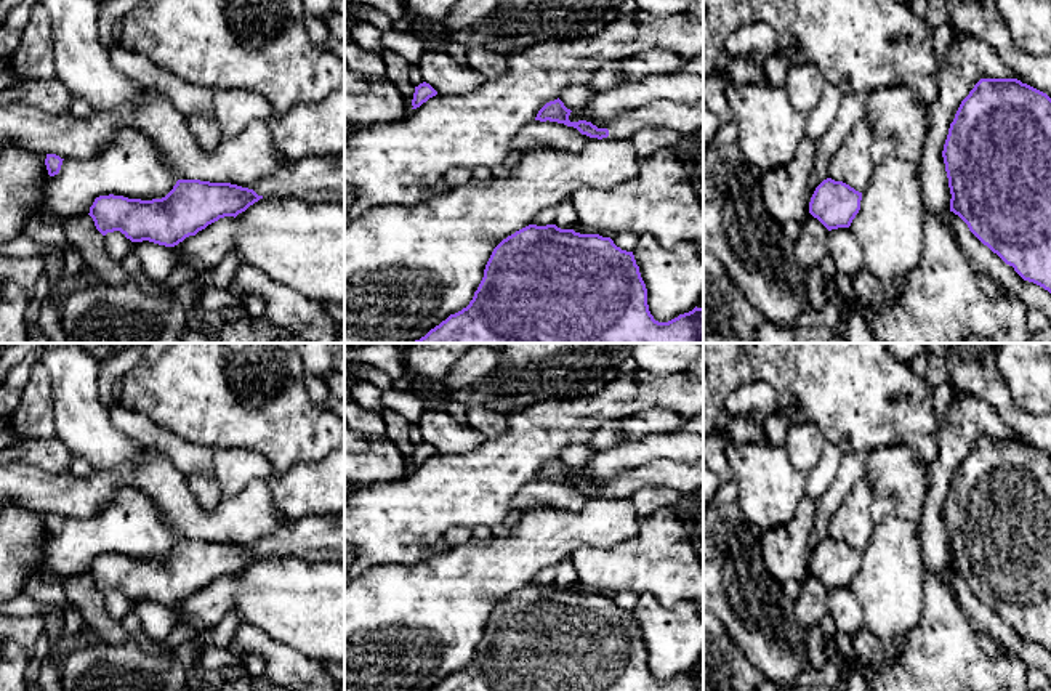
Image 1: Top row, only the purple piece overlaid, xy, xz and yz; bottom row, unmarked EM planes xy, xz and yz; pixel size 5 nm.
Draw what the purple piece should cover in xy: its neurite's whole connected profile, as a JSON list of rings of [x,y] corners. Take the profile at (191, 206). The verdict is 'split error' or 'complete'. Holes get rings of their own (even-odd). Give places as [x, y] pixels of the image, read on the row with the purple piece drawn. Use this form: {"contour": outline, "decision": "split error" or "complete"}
{"contour": [[[344,154],[338,157],[311,156],[295,160],[288,168],[279,167],[271,175],[261,178],[252,189],[231,183],[178,180],[173,189],[162,199],[141,200],[114,194],[99,196],[90,207],[88,215],[103,236],[120,231],[131,242],[149,240],[159,245],[175,247],[219,218],[236,218],[263,197],[298,197],[304,202],[344,202]]], "decision": "split error"}

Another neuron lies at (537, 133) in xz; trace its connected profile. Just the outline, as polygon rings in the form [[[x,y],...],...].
[[[534,120],[511,139],[511,154],[517,157],[535,147],[553,147],[562,152],[578,152],[591,138],[577,128],[558,122]]]

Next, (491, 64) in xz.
[[[468,48],[466,56],[466,66],[481,72],[485,79],[500,77],[508,71],[508,56],[505,55],[485,48]]]

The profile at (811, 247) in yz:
[[[812,215],[801,223],[801,232],[795,240],[795,257],[801,268],[809,271],[828,255],[828,229]]]

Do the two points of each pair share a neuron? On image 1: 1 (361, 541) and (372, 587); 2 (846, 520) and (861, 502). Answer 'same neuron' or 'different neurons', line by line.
1: different neurons
2: same neuron

